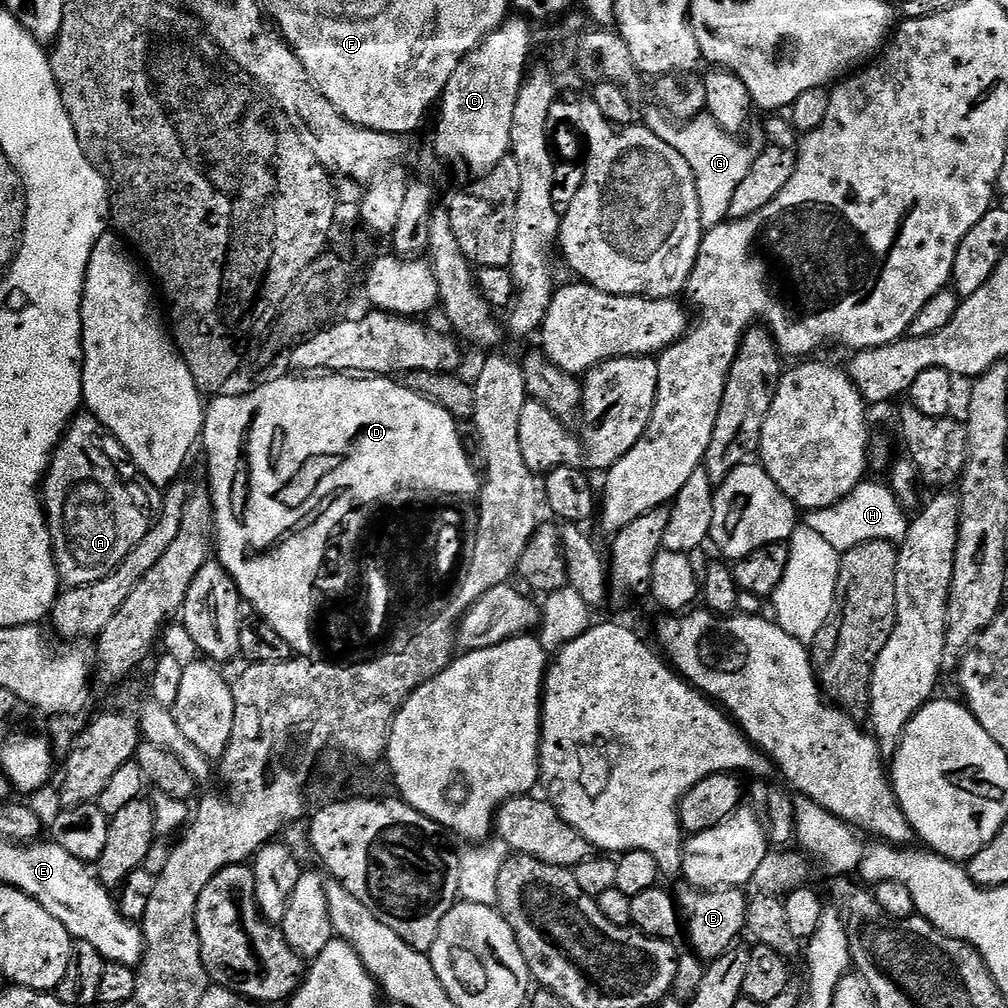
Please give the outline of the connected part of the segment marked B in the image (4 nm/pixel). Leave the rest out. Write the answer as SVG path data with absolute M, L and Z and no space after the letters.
M684 886L678 892L678 911L682 921L683 931L688 932L692 939L691 951L696 956L711 962L718 959L723 952L737 943L736 940L745 931L748 923L749 897L743 896L740 888L717 888L715 890L701 890L696 886Z

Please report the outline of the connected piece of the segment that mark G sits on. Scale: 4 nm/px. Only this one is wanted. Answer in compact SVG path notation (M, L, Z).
M651 107L646 112L644 125L652 133L662 138L667 145L674 147L674 150L677 150L678 154L682 154L682 158L690 163L698 186L700 220L706 228L716 227L723 223L728 217L734 191L738 190L739 183L746 178L752 165L753 151L743 148L741 139L724 131L706 112L685 124L675 124L665 116L661 109Z

